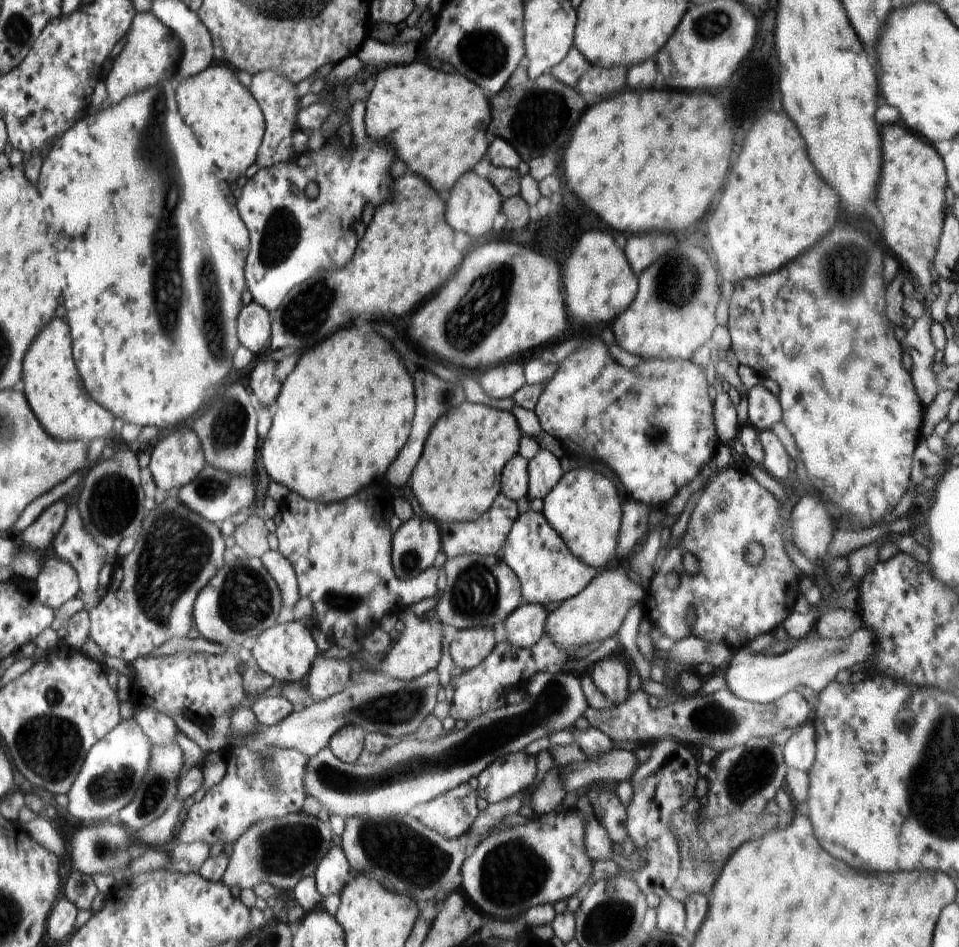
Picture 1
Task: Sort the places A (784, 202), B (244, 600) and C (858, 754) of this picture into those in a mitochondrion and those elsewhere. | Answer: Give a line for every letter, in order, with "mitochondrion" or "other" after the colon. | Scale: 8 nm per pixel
A: other
B: mitochondrion
C: other

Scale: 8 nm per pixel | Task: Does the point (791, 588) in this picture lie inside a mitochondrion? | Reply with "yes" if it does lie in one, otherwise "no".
no

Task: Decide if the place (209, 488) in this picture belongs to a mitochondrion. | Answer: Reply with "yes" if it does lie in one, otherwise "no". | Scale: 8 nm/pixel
yes

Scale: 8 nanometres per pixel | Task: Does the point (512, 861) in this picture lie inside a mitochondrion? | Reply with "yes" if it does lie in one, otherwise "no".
yes

